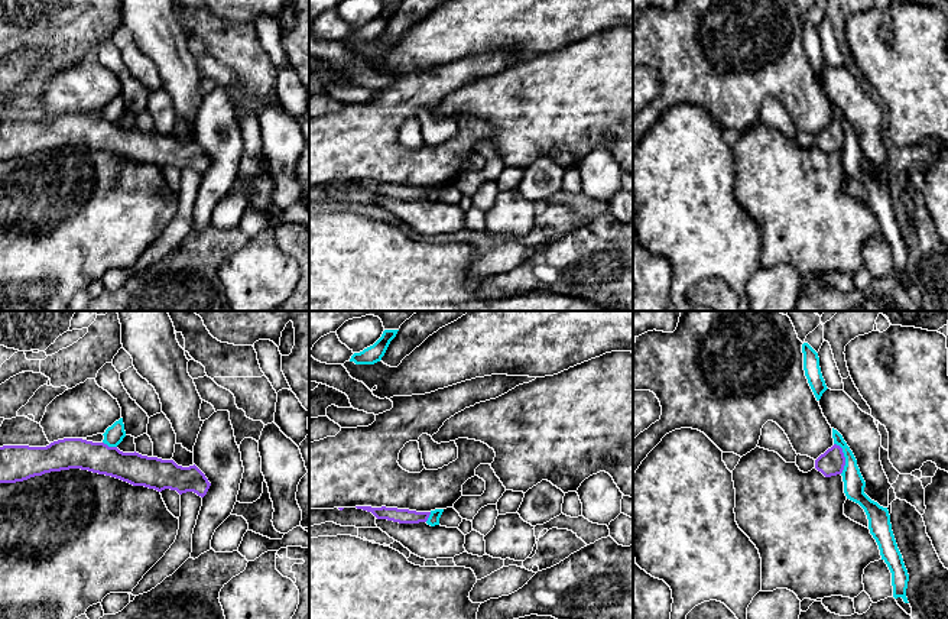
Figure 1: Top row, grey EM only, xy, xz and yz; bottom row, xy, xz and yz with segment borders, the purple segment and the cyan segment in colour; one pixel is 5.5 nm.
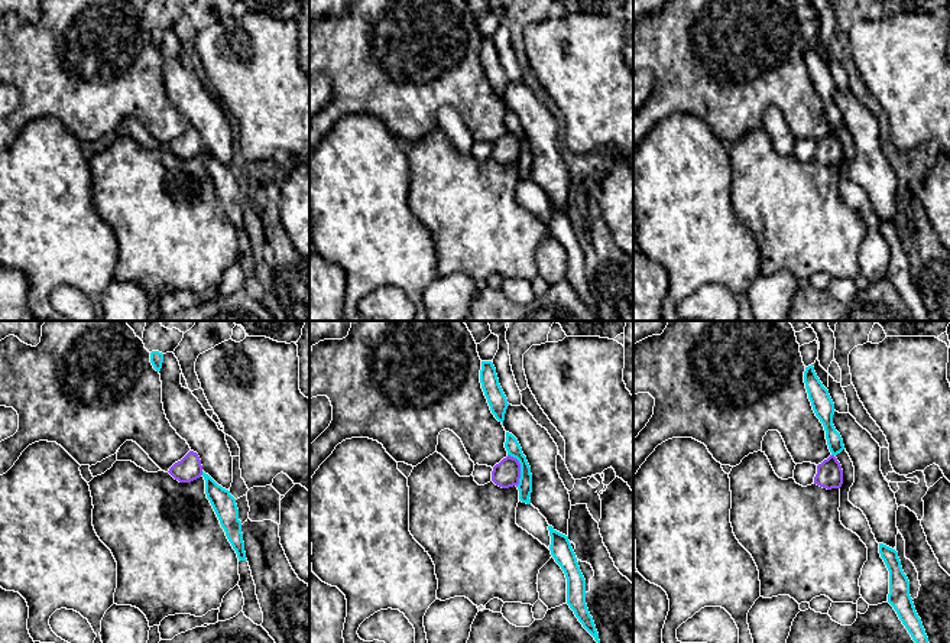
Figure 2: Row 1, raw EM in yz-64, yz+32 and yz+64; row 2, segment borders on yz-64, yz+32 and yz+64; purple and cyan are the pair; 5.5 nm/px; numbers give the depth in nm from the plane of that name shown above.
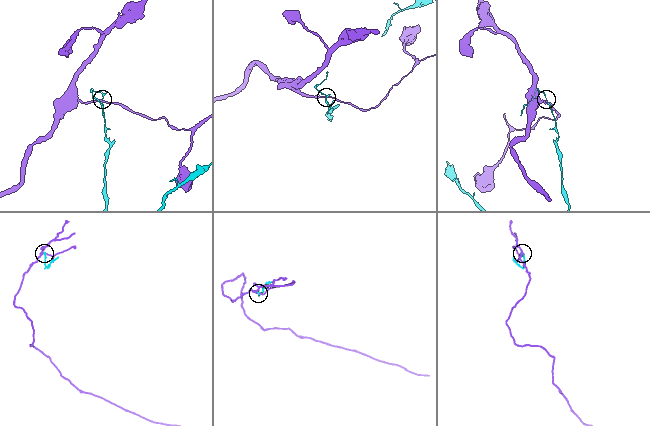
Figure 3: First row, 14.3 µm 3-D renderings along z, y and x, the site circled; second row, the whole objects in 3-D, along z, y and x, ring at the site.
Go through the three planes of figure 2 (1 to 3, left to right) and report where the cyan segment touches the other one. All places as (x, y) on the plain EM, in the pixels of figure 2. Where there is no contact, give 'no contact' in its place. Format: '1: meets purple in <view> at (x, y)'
1: meets purple in yz-64 at (201, 149)
2: meets purple in yz+32 at (519, 145)
3: no contact

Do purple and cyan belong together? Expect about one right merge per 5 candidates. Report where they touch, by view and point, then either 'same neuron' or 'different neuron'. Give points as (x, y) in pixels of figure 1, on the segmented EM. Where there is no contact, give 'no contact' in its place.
yz (844, 457) | different neuron

